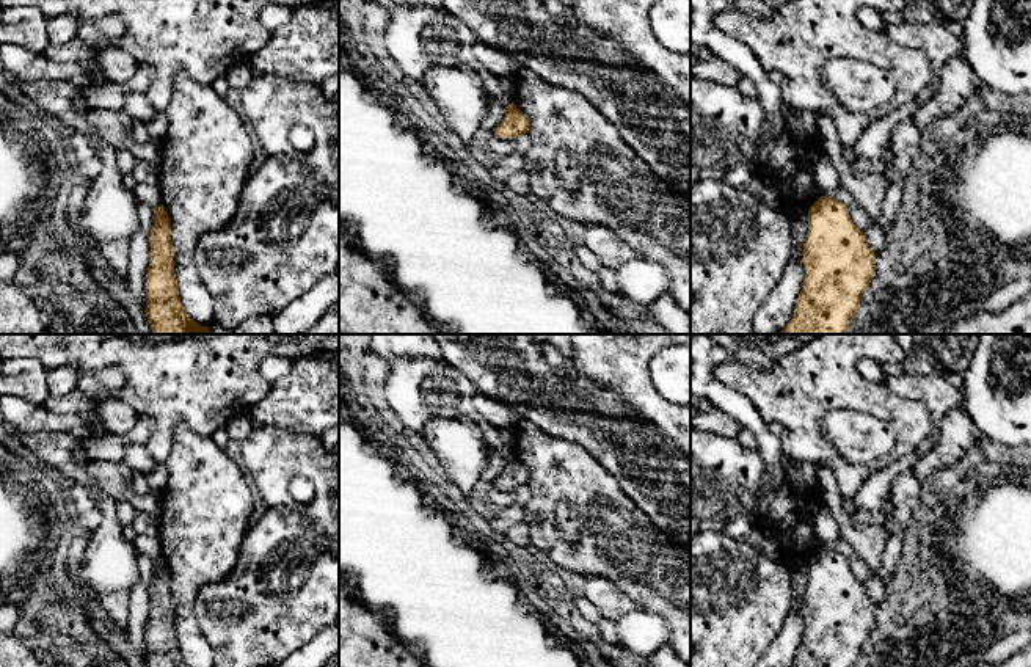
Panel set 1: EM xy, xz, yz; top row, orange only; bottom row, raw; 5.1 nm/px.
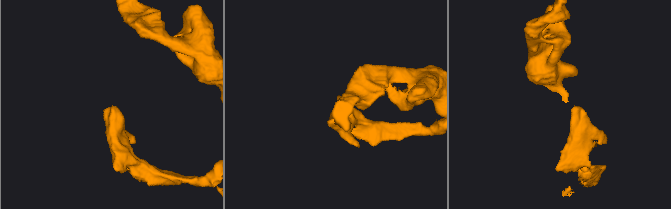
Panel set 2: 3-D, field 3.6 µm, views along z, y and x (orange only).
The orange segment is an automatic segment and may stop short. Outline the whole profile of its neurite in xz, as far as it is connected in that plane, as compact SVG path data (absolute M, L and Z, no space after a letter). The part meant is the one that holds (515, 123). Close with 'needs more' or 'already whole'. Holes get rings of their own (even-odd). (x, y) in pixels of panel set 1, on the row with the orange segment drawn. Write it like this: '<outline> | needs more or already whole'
M512 102L505 110L504 121L493 130L499 138L518 138L529 133L529 118Z | already whole

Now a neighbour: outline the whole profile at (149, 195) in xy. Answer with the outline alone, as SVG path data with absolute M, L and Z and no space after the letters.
M138 184L135 188L135 198L138 204L148 204L152 209L162 204L162 196L158 187Z

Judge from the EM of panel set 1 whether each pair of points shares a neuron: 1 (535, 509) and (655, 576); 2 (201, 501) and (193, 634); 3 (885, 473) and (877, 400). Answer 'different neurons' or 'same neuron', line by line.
1: same neuron
2: same neuron
3: different neurons

